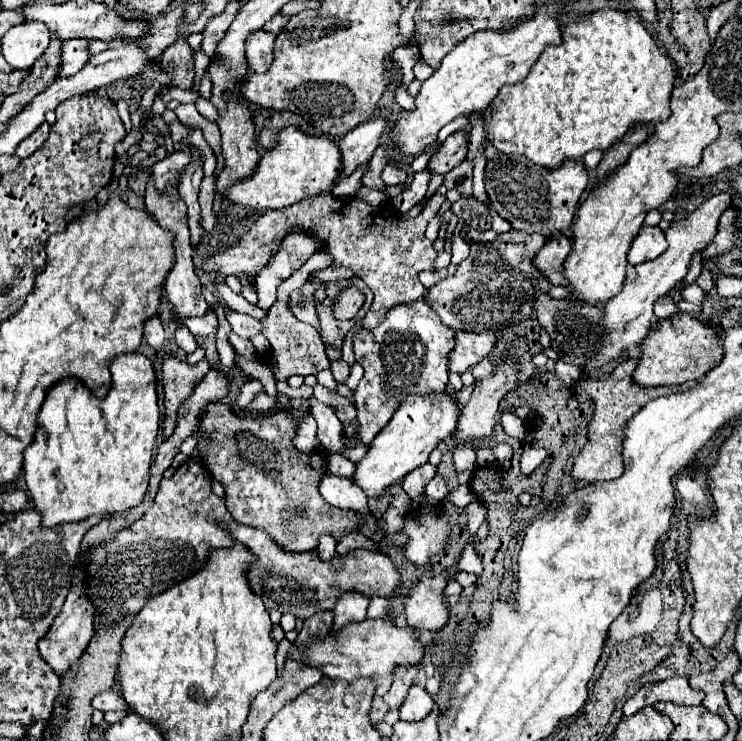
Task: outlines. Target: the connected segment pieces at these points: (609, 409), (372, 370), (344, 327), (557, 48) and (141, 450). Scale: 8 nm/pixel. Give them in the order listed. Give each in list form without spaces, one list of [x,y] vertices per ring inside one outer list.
[[[628,359],[626,363],[620,363],[604,381],[582,380],[574,386],[576,395],[586,396],[594,401],[594,417],[588,423],[588,445],[582,447],[580,455],[574,459],[572,467],[572,477],[578,483],[594,483],[594,481],[612,481],[618,479],[624,471],[622,463],[622,427],[626,421],[640,411],[648,401],[670,395],[670,393],[680,393],[688,391],[682,389],[680,385],[668,385],[668,387],[656,387],[656,389],[646,389],[640,387],[632,381],[632,373],[636,367],[636,359]]]
[[[420,299],[408,305],[394,305],[378,327],[370,331],[356,329],[352,339],[356,361],[364,367],[364,377],[354,391],[360,423],[356,439],[362,445],[370,445],[374,435],[388,425],[394,411],[408,395],[426,397],[446,389],[446,359],[450,355],[450,347],[454,347],[454,331],[442,325],[438,315],[434,315],[434,311],[426,307],[426,301]]]
[[[328,283],[326,285],[326,301],[324,303],[318,303],[316,305],[316,313],[318,313],[318,319],[320,319],[320,331],[322,331],[322,341],[330,341],[330,347],[334,349],[340,349],[342,347],[342,341],[346,337],[346,333],[354,327],[354,323],[360,323],[362,317],[366,315],[370,303],[372,303],[372,291],[368,287],[362,287],[364,295],[366,295],[366,303],[364,307],[360,309],[360,313],[350,319],[350,321],[336,321],[334,315],[332,315],[332,299],[336,297],[340,285],[338,283]]]
[[[598,9],[580,21],[560,27],[562,43],[548,45],[532,65],[528,77],[514,85],[504,85],[490,103],[492,121],[486,125],[488,141],[502,153],[520,153],[530,161],[554,169],[566,159],[582,159],[588,151],[606,151],[634,123],[656,123],[670,115],[670,93],[678,77],[674,61],[662,53],[638,21],[622,9]]]
[[[140,353],[120,354],[110,361],[112,387],[106,399],[94,397],[78,379],[56,383],[40,409],[38,433],[34,443],[24,451],[24,479],[28,485],[34,511],[42,517],[42,527],[58,523],[76,523],[92,515],[114,517],[142,503],[148,479],[152,449],[158,435],[160,411],[156,399],[156,375],[152,361]]]

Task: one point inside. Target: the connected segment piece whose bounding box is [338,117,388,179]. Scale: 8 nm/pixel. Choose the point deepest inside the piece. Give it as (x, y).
(356, 148)

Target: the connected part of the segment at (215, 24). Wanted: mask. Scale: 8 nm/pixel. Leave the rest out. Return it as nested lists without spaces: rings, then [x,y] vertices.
[[[228,3],[226,11],[222,11],[220,15],[216,15],[208,21],[208,25],[202,31],[204,39],[202,39],[202,49],[200,51],[204,51],[208,57],[214,57],[214,47],[220,43],[222,35],[226,33],[226,27],[230,27],[238,9],[240,9],[240,3]]]

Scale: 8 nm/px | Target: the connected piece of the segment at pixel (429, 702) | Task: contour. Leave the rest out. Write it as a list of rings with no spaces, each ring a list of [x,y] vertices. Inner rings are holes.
[[[412,685],[402,707],[400,707],[400,719],[402,721],[422,721],[434,707],[434,699],[418,685]]]

